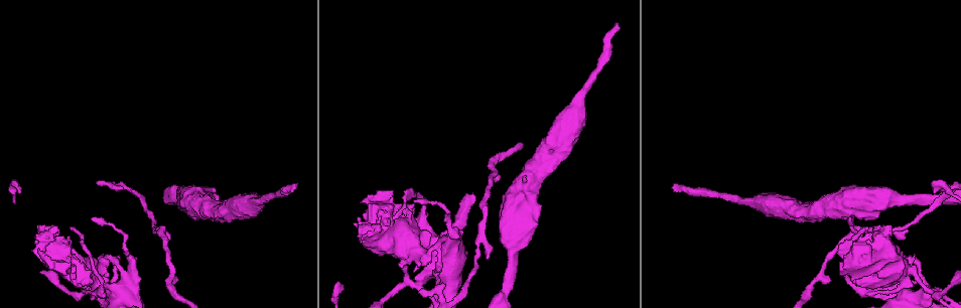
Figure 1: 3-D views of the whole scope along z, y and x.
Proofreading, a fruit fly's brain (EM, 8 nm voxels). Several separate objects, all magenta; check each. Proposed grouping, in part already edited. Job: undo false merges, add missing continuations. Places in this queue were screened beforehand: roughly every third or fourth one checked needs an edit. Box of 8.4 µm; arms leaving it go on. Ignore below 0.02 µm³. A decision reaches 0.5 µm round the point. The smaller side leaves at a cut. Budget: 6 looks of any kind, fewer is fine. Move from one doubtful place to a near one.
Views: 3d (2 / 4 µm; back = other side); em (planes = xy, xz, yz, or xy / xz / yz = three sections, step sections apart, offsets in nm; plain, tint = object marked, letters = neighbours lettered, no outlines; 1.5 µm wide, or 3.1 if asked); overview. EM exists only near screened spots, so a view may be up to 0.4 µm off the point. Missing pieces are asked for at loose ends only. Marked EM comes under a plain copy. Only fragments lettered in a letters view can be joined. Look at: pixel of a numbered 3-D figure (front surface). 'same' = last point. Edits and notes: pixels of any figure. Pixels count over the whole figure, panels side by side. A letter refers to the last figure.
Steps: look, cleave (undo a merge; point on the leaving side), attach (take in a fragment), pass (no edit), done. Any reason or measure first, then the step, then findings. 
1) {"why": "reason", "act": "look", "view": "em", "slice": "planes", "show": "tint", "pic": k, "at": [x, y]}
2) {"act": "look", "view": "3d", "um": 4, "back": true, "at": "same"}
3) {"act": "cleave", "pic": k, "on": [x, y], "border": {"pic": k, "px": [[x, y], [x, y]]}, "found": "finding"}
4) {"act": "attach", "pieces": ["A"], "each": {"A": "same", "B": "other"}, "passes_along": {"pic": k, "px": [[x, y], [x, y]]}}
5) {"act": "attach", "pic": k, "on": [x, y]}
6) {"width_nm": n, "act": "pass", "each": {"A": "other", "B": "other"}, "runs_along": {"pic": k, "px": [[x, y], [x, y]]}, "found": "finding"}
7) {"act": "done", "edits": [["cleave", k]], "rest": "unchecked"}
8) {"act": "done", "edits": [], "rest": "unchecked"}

{"why": "long arm stops here", "act": "look", "view": "em", "slice": "xz", "step": 4, "show": "letters", "pic": 1, "at": [674, 185]}

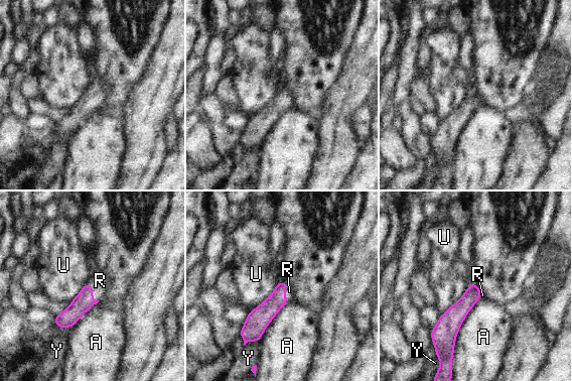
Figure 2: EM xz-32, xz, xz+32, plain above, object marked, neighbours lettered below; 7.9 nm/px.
{"longest_contact_nm": ["A", 480], "act": "attach", "pieces": ["R"], "each": {"A": "other", "R": "same", "U": "other", "Y": "other"}, "found": "it goes on there"}

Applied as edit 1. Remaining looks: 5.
{"why": "closes a loop", "act": "look", "view": "em", "slice": "xy", "step": 4, "show": "tint", "pic": 1, "at": [920, 284]}

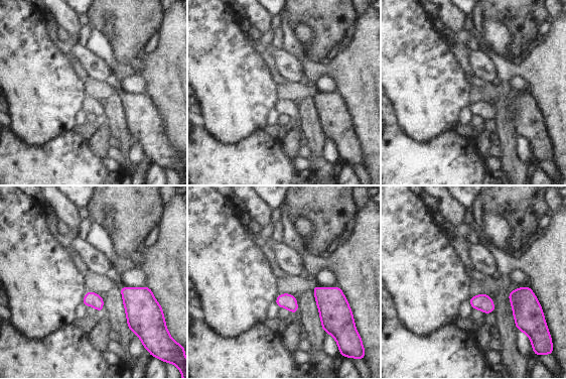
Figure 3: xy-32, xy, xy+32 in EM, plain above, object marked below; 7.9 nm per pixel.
{"act": "look", "view": "em", "slice": "planes", "show": "letters", "at": "same"}

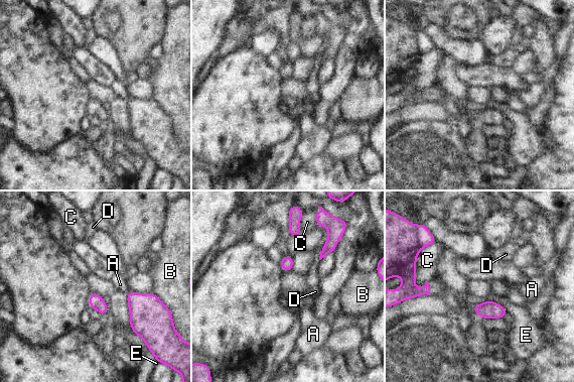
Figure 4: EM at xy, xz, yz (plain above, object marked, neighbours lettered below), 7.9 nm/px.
{"act": "pass", "each": {"A": "other", "B": "other", "C": "other", "D": "other", "E": "other"}, "border": {"pic": 4, "px": [[324, 226], [327, 240], [319, 260]]}, "found": "continuous, no second neuron"}

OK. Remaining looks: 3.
{"why": "long arm stops here", "act": "look", "view": "3d", "um": 4, "back": true, "pic": 1, "at": [91, 217]}

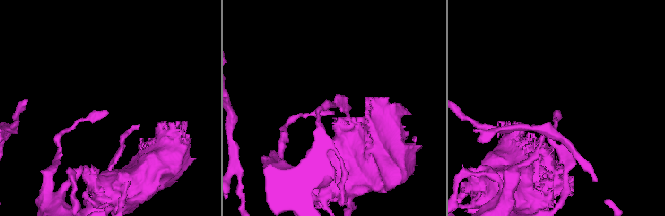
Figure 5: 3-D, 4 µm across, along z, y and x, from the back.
{"why": "shape alone is not enough", "act": "look", "view": "em", "slice": "planes", "show": "letters", "pic": 5, "at": [333, 111]}

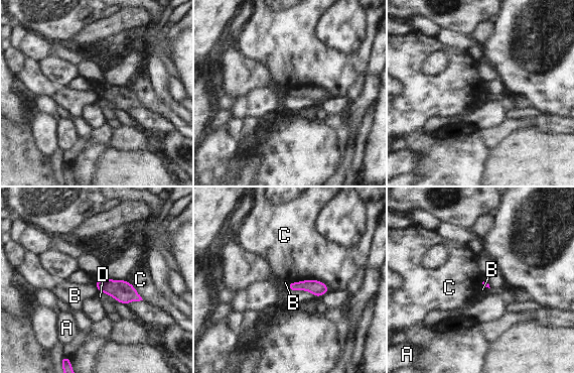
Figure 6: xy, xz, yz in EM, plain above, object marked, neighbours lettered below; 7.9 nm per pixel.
{"act": "pass", "each": {"A": "other", "B": "other", "C": "other", "D": "other"}, "border": {"pic": 6, "px": [[289, 281], [320, 280], [329, 289]]}, "found": "none of them fits"}

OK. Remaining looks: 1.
{"act": "done", "edits": [["attach", 2]], "rest": "unchecked"}

